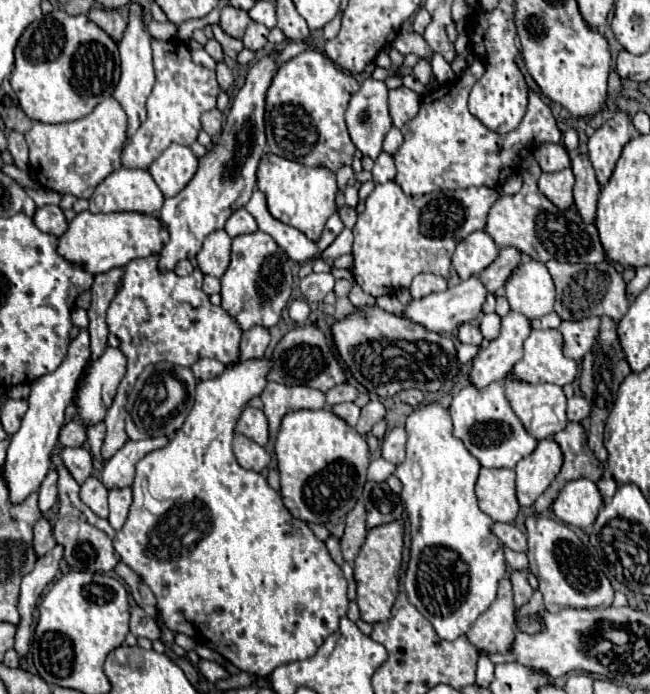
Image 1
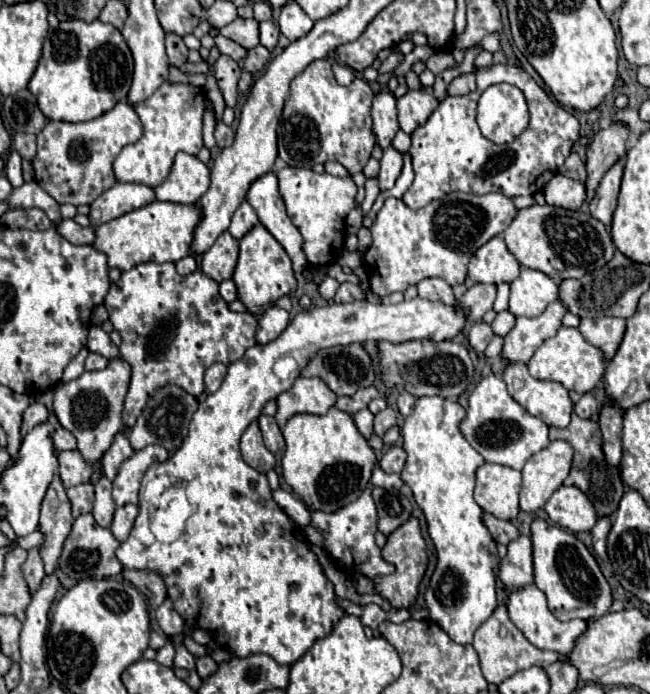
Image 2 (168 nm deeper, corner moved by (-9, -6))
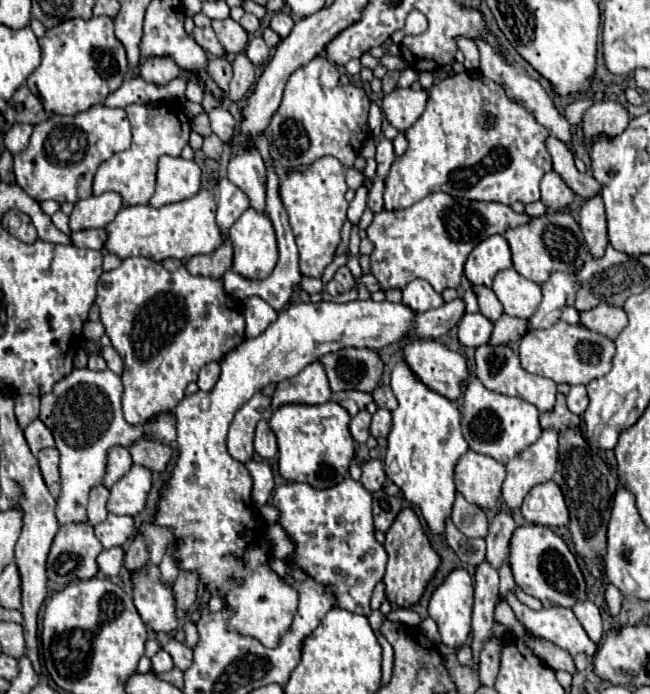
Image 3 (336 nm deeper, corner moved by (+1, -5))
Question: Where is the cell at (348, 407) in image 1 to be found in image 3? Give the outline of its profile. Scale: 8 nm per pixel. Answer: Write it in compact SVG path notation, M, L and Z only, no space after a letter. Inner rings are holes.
M367 409L359 411L353 419L351 419L351 435L357 443L365 443L369 437L369 425L371 425L371 415Z

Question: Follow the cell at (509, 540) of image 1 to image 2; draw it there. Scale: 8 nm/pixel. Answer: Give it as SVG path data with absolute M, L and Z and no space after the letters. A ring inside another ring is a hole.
M485 514L485 524L487 524L489 532L493 534L495 542L499 542L499 544L509 544L509 542L517 540L519 534L521 534L521 532L519 532L511 522L499 520L499 518L491 516L491 514Z

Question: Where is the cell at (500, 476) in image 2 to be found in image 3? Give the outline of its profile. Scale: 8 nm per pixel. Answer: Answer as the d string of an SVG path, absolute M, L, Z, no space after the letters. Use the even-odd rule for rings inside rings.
M469 449L455 463L455 487L479 507L491 509L501 495L501 483L505 479L505 465L493 457Z

